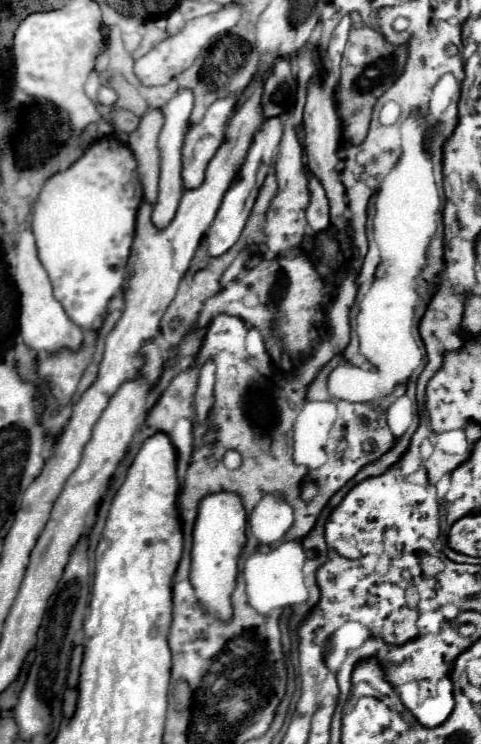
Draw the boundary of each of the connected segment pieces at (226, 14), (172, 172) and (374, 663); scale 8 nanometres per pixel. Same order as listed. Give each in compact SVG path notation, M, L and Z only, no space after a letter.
M227 3L227 5L223 5L221 11L189 21L179 35L161 41L147 55L143 55L141 59L135 61L135 75L137 75L137 79L143 85L147 85L147 87L169 83L175 75L179 75L181 71L185 71L185 69L189 69L193 65L193 59L197 59L197 55L205 47L209 47L209 43L211 44L211 40L214 37L226 34L226 31L229 31L237 23L237 17L239 17L241 9L243 7L239 3Z
M179 91L175 93L175 97L161 107L163 115L165 115L165 123L159 135L159 151L161 151L161 175L159 175L159 197L157 197L157 205L153 207L151 213L151 221L157 229L165 229L177 211L177 203L179 197L183 193L183 183L181 183L181 145L183 145L183 137L187 133L187 121L189 121L189 113L193 109L193 95L191 91Z
M365 657L361 659L355 669L353 669L353 675L351 675L351 683L359 683L359 681L367 681L373 689L377 689L381 695L393 695L395 693L395 687L385 679L385 673L383 673L383 667L379 663L377 657Z

